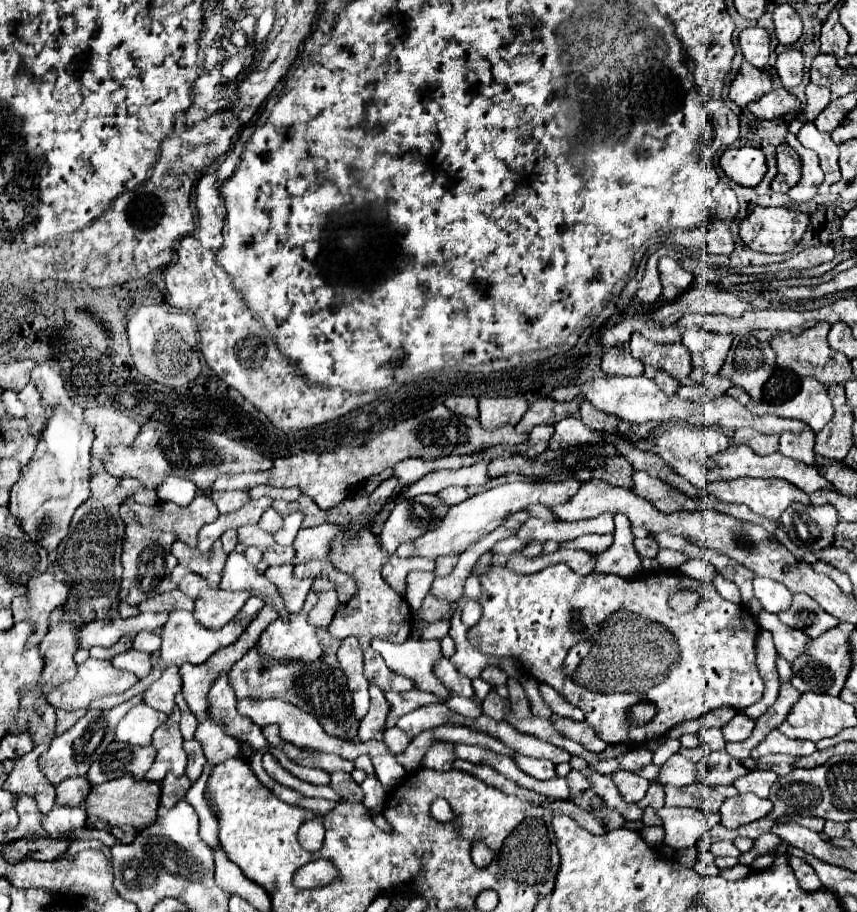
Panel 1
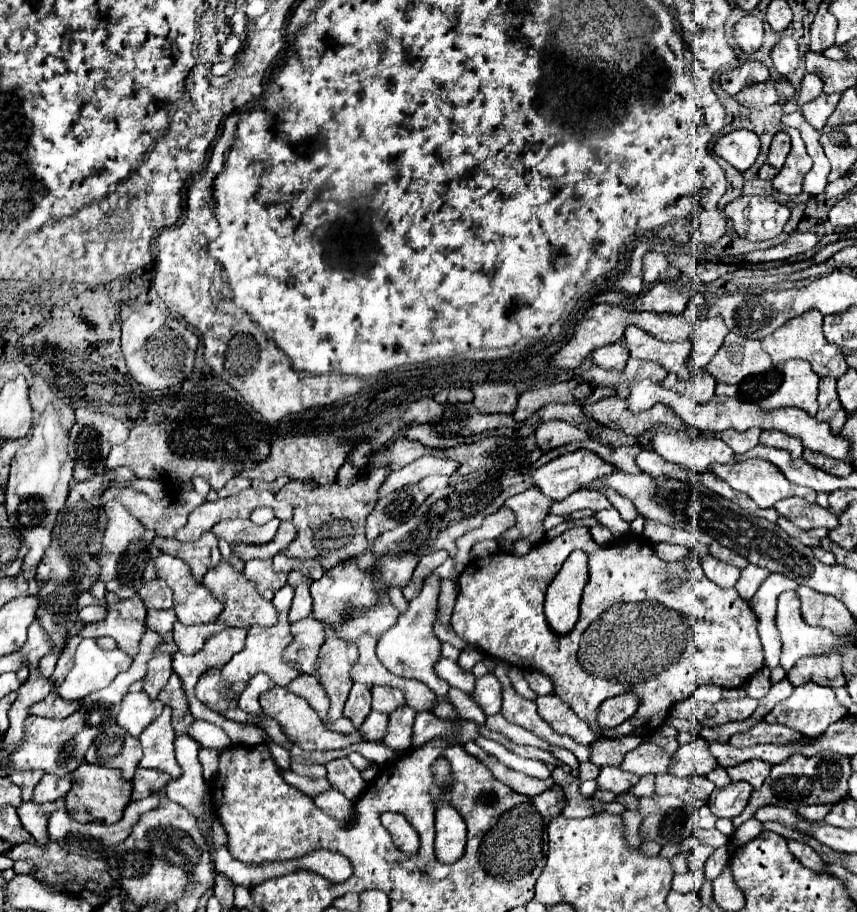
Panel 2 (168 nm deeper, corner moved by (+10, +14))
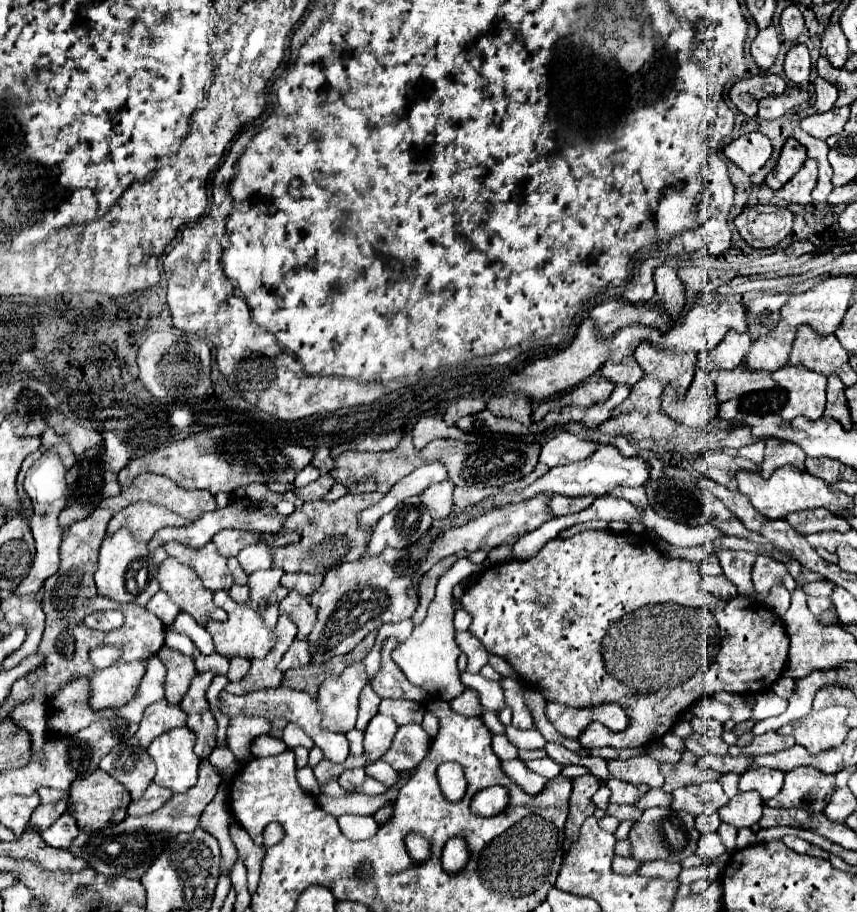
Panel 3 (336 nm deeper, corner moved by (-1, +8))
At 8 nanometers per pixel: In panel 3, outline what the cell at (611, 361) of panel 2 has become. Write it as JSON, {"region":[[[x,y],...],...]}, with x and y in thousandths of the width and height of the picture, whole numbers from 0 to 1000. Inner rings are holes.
{"region":[[[729,393],[725,397],[706,397],[704,404],[701,404],[701,412],[715,421],[732,421],[732,423],[739,423],[741,419],[746,419],[746,414],[750,412],[750,406],[748,401],[743,399],[741,393]]]}

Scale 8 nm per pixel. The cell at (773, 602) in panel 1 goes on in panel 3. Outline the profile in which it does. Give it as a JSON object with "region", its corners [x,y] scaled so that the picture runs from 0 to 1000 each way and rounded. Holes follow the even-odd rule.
{"region":[[[960,636],[960,638],[946,638],[946,640],[939,640],[937,643],[937,649],[942,654],[970,654],[970,647],[972,647],[972,640]]]}

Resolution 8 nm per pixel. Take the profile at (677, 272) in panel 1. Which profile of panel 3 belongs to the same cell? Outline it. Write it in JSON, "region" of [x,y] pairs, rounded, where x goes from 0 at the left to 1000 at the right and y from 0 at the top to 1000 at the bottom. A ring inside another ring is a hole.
{"region":[[[783,292],[764,294],[764,311],[767,311],[767,333],[774,336],[785,349],[792,346],[799,333],[799,316],[790,303],[790,296]]]}

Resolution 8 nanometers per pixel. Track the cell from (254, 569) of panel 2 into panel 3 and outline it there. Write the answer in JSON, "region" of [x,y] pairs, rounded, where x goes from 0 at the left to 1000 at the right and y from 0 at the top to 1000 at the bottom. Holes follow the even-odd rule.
{"region":[[[326,623],[302,625],[291,632],[291,660],[293,664],[298,664],[298,669],[302,669],[309,684],[316,689],[321,689],[323,684],[328,658],[337,651],[337,647],[326,638],[328,632],[330,625]]]}

